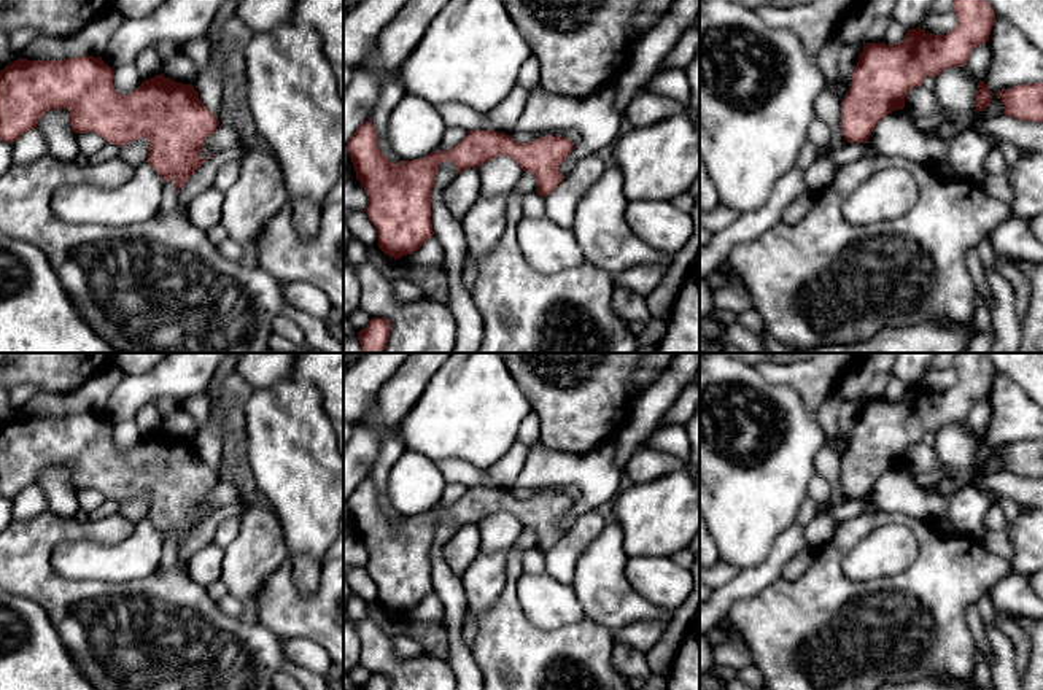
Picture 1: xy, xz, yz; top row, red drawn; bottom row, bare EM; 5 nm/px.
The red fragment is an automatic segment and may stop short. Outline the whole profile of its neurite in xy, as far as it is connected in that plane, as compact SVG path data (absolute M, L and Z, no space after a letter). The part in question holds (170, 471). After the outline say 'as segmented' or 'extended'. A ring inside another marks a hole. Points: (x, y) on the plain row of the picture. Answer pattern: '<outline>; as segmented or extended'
M83 412L64 417L17 415L0 426L0 496L13 499L24 488L37 485L38 475L51 466L65 464L76 490L95 488L107 499L127 501L142 493L149 496L146 518L164 541L175 537L176 549L211 512L200 514L205 496L219 475L202 459L192 440L176 439L162 429L142 437L130 450L121 452L113 442L113 424L102 413Z; as segmented

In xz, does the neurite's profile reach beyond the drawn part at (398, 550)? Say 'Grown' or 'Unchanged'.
Unchanged

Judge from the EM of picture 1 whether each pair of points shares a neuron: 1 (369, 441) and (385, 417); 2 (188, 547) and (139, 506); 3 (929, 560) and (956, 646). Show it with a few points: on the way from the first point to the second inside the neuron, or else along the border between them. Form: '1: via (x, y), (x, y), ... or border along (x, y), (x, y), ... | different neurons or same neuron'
1: via (376, 434), (385, 423) | same neuron
2: border along (120, 511), (134, 525) | different neurons
3: via (937, 581), (937, 616), (942, 625) | same neuron

